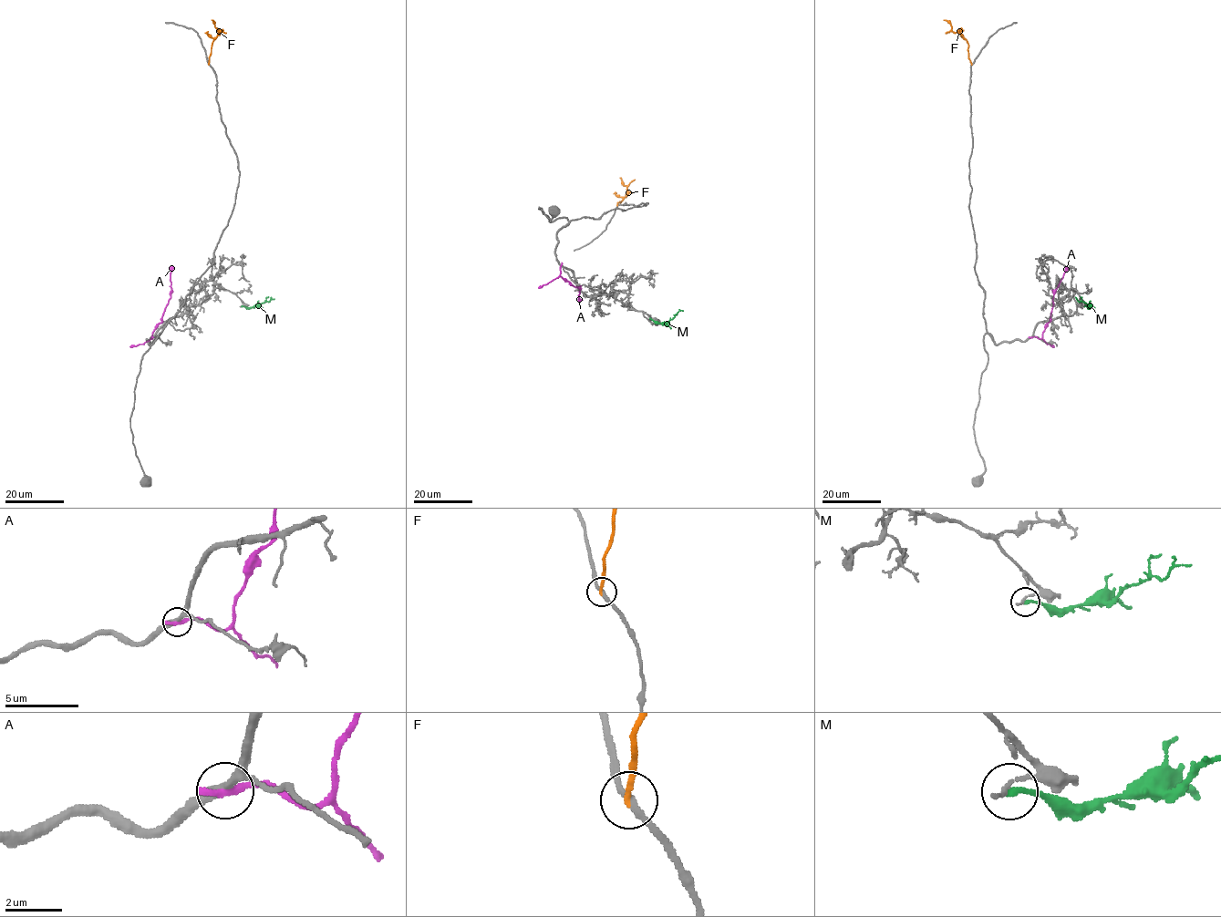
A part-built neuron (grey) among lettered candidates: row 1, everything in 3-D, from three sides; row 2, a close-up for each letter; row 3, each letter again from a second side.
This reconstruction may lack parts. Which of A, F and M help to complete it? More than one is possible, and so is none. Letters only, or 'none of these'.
none of these

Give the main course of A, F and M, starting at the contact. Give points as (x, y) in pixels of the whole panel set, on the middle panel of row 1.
A: (561, 265), (560, 275), (578, 287), (580, 300)
F: (617, 205), (626, 193), (626, 187), (619, 178)
M: (650, 318), (667, 323), (683, 311)

